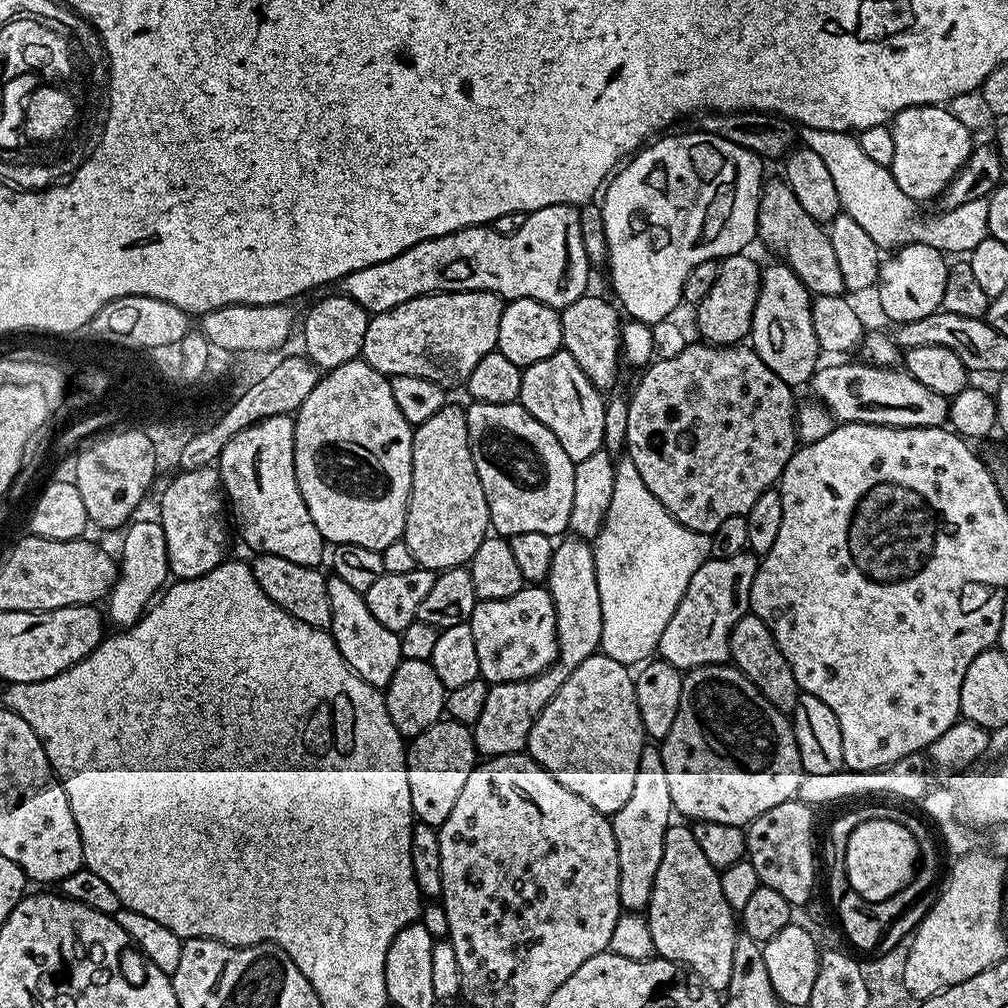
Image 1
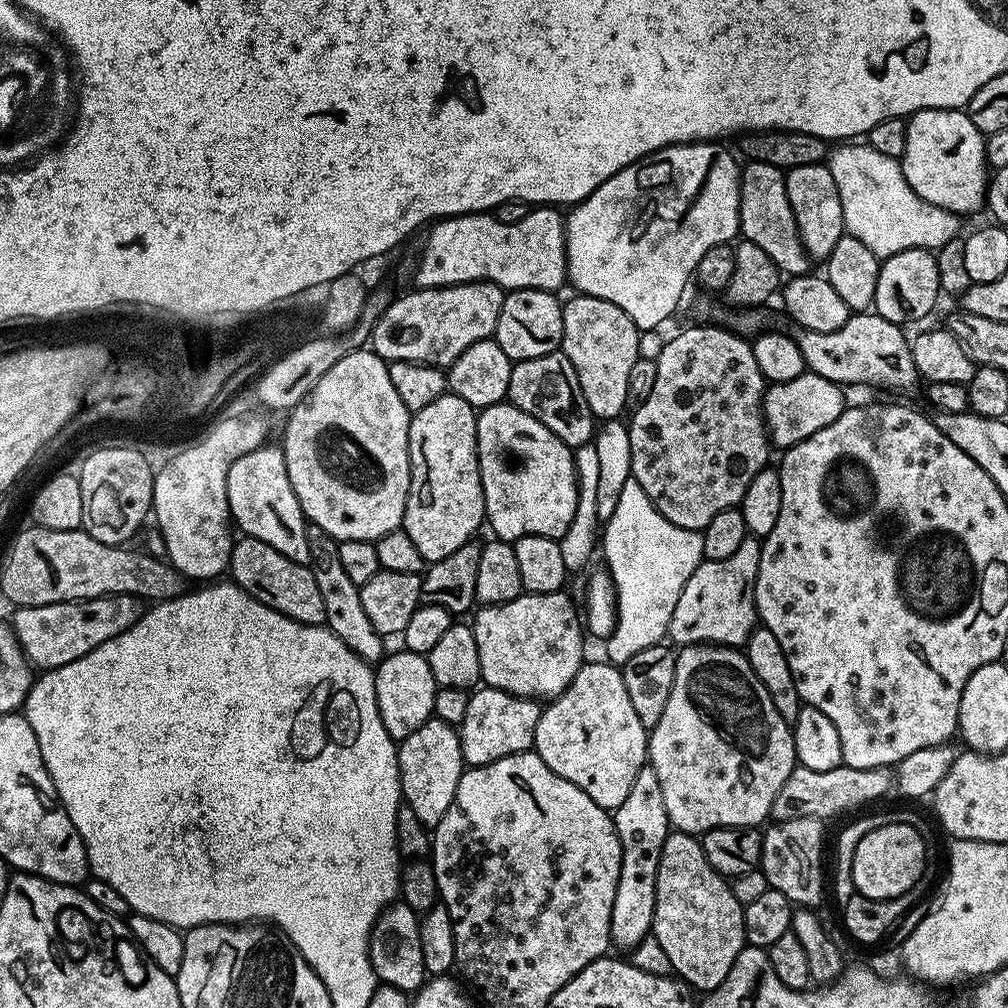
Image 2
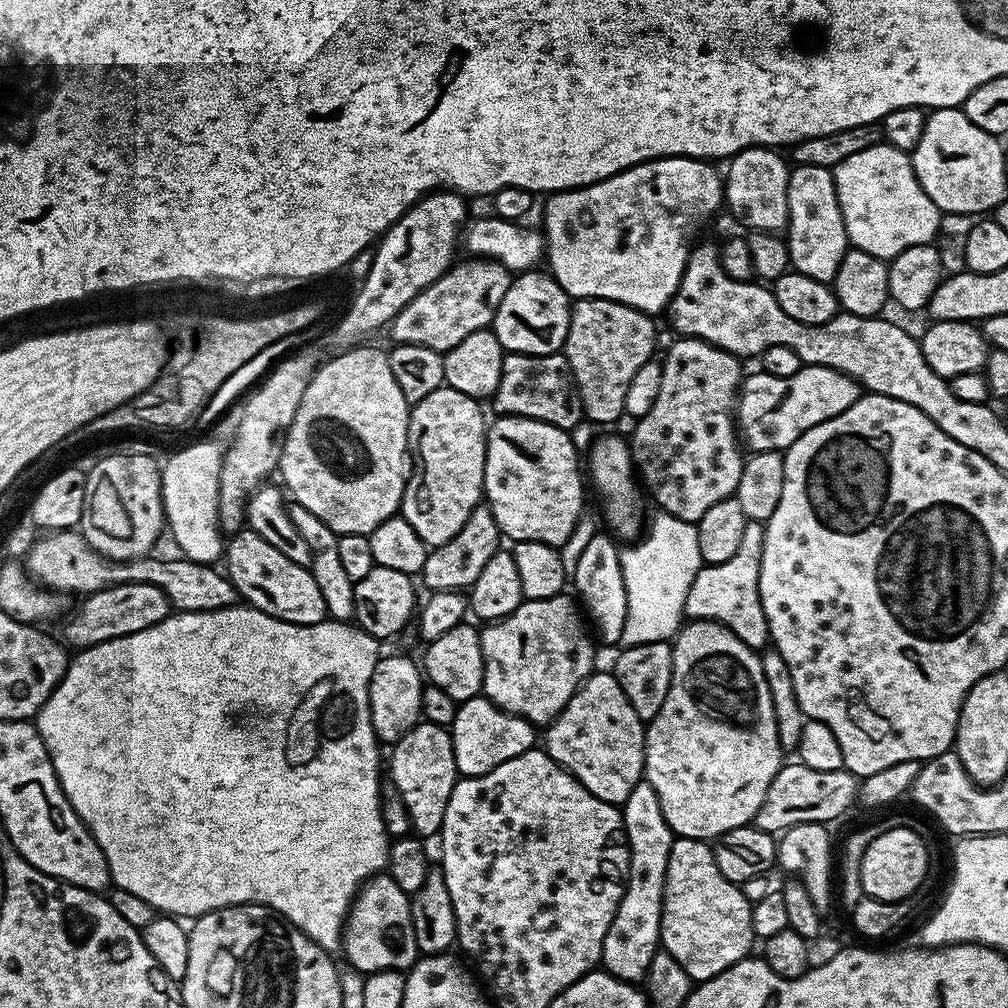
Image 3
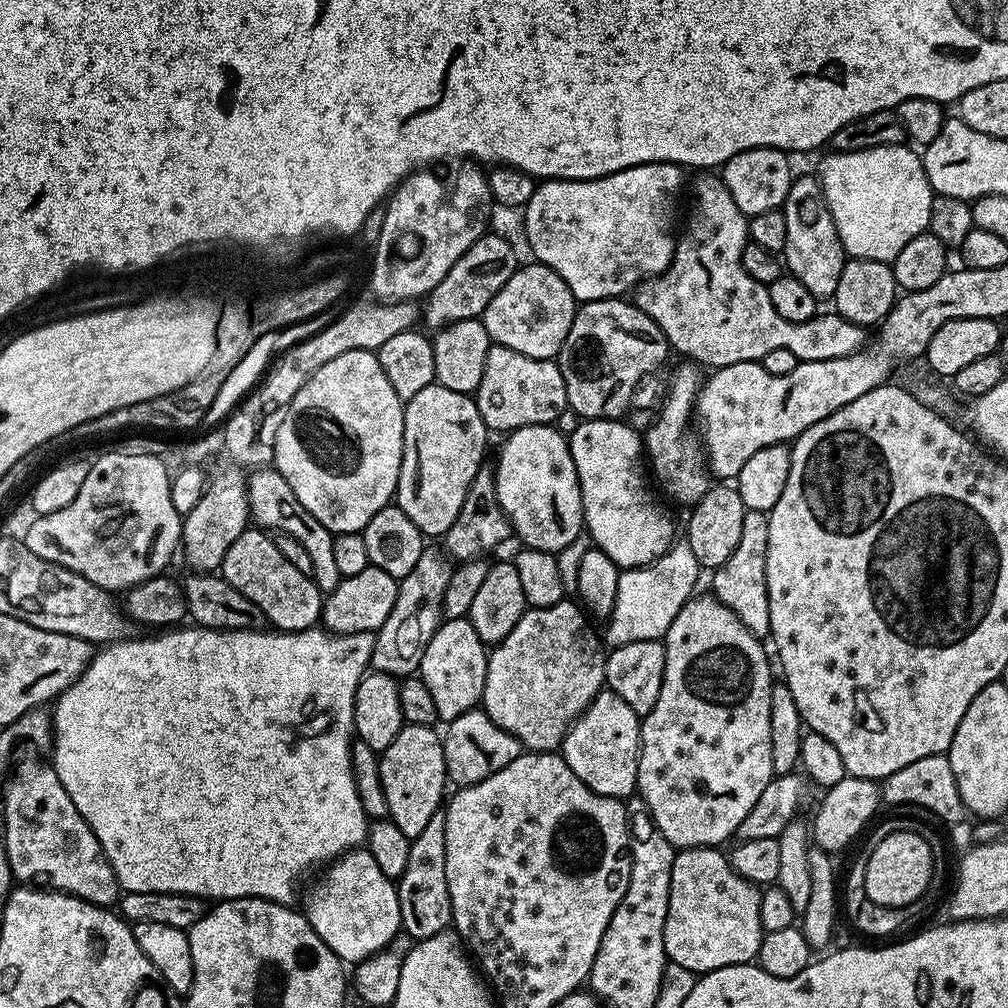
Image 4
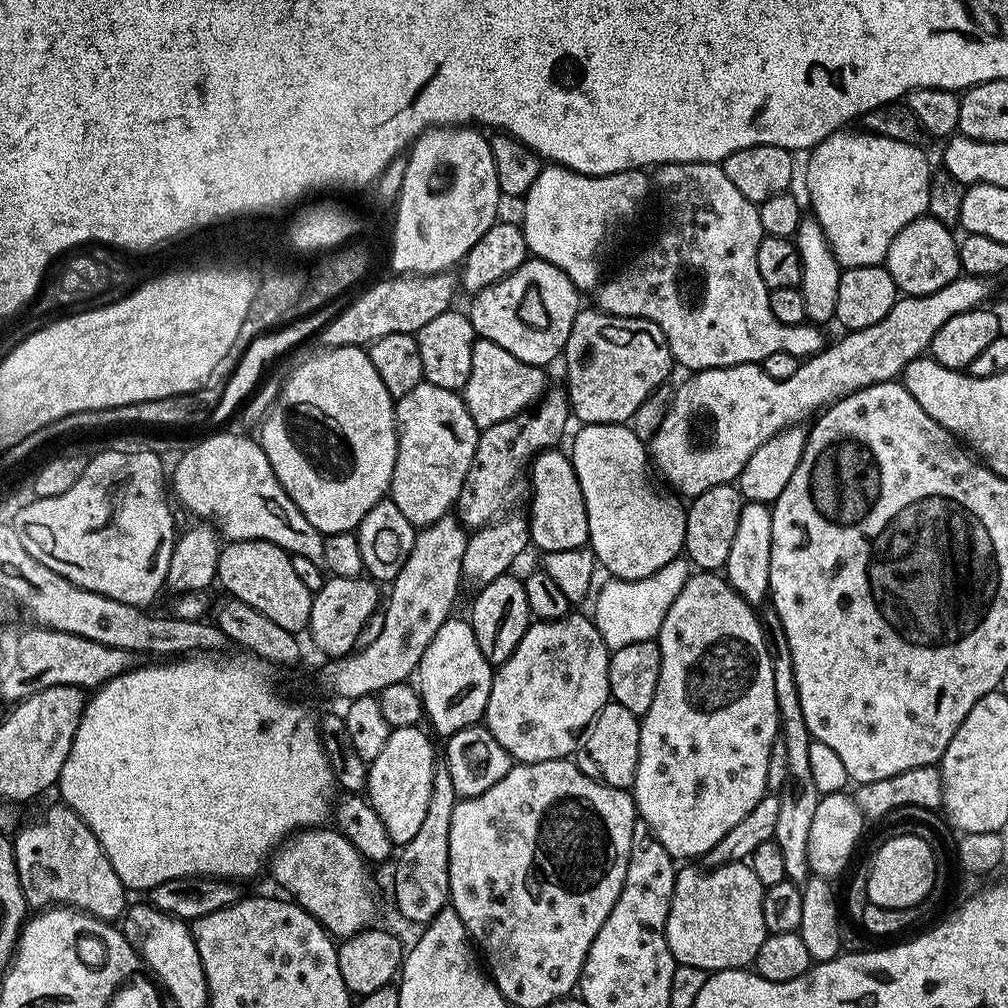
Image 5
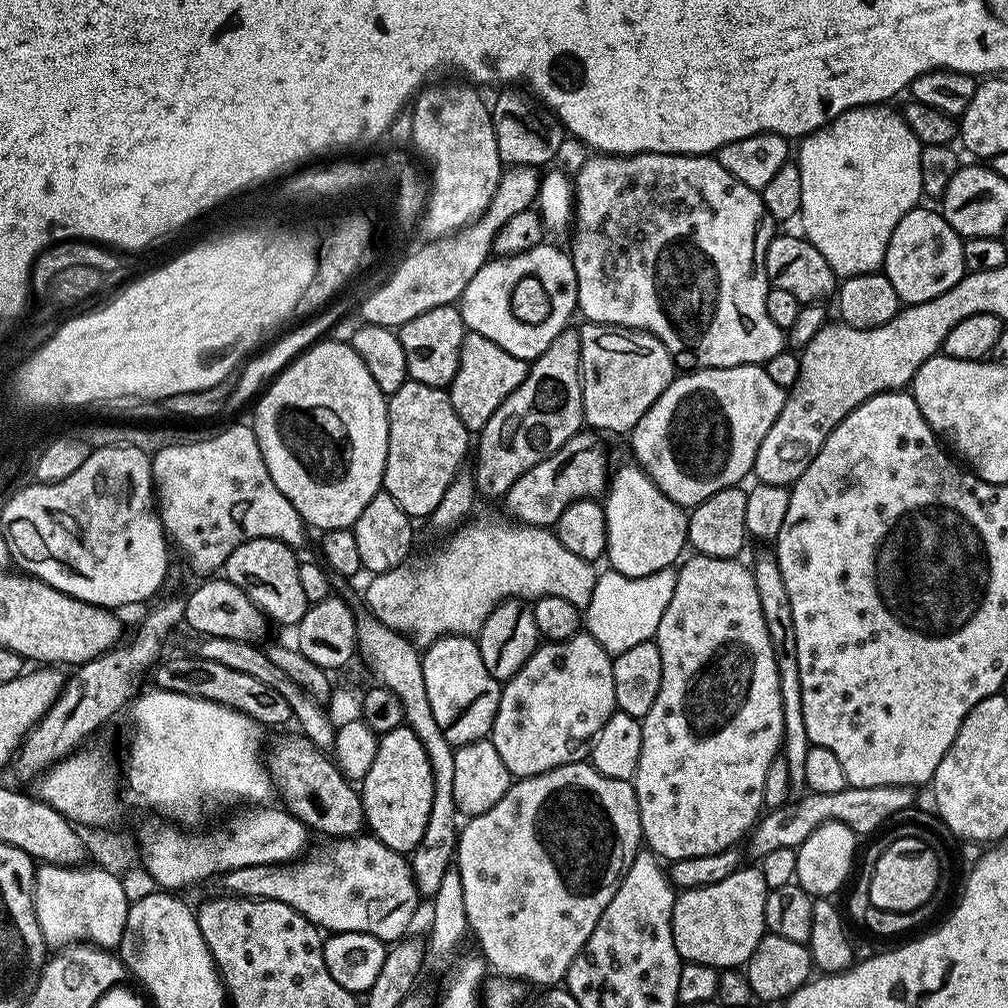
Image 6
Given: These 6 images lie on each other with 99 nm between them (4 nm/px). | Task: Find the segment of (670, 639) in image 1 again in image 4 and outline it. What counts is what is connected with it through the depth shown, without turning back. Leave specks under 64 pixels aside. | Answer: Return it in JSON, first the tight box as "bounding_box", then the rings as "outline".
{"bounding_box":[711,511,770,638],"outline":[[[745,511],[742,518],[742,535],[738,538],[738,546],[734,554],[726,558],[726,562],[711,573],[712,588],[711,595],[715,596],[722,606],[734,610],[750,630],[750,634],[761,638],[770,633],[770,598],[766,586],[766,550],[770,546],[770,522],[767,512]]]}

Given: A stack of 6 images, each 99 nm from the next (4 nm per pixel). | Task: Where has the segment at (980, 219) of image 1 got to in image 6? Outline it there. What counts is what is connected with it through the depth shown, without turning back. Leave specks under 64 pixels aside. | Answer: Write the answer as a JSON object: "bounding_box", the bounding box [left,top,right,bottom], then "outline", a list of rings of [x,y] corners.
{"bounding_box":[798,106,922,277],"outline":[[[865,106],[851,108],[836,120],[828,121],[817,132],[803,137],[799,144],[802,202],[798,220],[804,223],[803,235],[822,250],[822,258],[830,262],[837,277],[881,271],[894,226],[898,226],[904,215],[922,200],[920,139],[912,133],[910,126],[906,126],[899,111],[891,112],[888,106]]]}

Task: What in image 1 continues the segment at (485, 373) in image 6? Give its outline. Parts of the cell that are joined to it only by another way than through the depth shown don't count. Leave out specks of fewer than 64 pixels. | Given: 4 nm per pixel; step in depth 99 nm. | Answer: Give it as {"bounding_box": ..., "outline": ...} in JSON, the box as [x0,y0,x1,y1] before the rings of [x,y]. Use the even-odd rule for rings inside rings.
{"bounding_box":[519,351,605,464],"outline":[[[559,351],[550,354],[550,358],[542,358],[542,362],[529,364],[521,371],[519,404],[529,412],[558,442],[562,442],[562,450],[572,459],[573,464],[582,463],[590,454],[604,448],[603,414],[605,397],[601,389],[593,386],[582,374],[578,362],[569,352]],[[602,396],[602,397],[600,397]]]}

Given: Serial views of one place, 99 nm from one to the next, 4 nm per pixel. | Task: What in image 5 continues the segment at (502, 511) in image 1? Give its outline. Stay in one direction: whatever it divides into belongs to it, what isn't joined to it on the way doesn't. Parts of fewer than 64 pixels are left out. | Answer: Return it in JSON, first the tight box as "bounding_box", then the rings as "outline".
{"bounding_box":[528,450,588,553],"outline":[[[545,450],[530,464],[532,472],[532,512],[528,521],[531,543],[541,548],[541,553],[574,550],[588,544],[588,515],[584,495],[571,459],[560,450]]]}

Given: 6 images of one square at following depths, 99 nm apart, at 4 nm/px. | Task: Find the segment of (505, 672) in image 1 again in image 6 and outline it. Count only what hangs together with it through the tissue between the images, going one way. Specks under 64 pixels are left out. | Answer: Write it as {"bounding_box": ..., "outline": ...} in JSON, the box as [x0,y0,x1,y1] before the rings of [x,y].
{"bounding_box":[490,630,615,777],"outline":[[[581,630],[565,640],[541,643],[526,666],[506,681],[500,690],[498,714],[494,718],[490,739],[494,750],[498,750],[498,758],[506,762],[506,770],[510,770],[512,777],[537,776],[563,764],[581,763],[590,742],[595,740],[615,711],[612,656],[587,631]]]}

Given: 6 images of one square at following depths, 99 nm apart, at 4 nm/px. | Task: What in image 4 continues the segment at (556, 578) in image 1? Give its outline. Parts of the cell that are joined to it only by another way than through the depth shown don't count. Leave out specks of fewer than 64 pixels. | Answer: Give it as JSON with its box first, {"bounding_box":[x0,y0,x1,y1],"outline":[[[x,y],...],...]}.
{"bounding_box":[443,710,522,786],"outline":[[[473,710],[462,714],[458,718],[447,721],[443,729],[444,761],[448,771],[448,779],[456,786],[477,784],[490,774],[498,774],[502,766],[510,766],[514,758],[522,755],[520,739],[498,726],[483,710]]]}

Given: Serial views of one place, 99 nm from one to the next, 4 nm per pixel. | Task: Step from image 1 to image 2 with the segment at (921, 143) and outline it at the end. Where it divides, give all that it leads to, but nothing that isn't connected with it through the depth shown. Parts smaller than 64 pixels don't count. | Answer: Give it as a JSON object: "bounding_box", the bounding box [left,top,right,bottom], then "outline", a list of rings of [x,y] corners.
{"bounding_box":[899,108,990,214],"outline":[[[923,108],[921,112],[914,112],[907,117],[906,123],[908,126],[906,150],[899,161],[906,182],[910,182],[914,194],[918,194],[918,198],[922,198],[934,206],[942,206],[942,210],[950,210],[957,214],[983,209],[986,204],[990,179],[986,136],[985,133],[978,130],[978,126],[974,126],[967,111],[959,108]]]}

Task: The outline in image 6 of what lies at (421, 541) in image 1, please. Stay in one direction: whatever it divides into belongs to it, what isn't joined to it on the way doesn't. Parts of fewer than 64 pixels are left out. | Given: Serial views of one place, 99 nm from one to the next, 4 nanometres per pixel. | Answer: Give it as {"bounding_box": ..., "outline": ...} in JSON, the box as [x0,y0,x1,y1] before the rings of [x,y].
{"bounding_box":[383,380,470,518],"outline":[[[410,380],[402,386],[398,386],[398,390],[391,393],[387,397],[388,402],[388,449],[386,450],[386,470],[384,471],[383,491],[390,494],[390,498],[394,498],[394,502],[398,502],[398,506],[402,506],[402,510],[409,518],[417,518],[416,516],[431,517],[434,509],[438,506],[438,502],[442,502],[442,494],[446,494],[446,488],[450,486],[450,482],[454,479],[457,472],[461,471],[464,455],[470,452],[470,433],[465,428],[462,418],[458,418],[458,414],[454,410],[454,406],[450,402],[447,391],[443,388],[435,388],[434,386],[426,386],[417,380]]]}

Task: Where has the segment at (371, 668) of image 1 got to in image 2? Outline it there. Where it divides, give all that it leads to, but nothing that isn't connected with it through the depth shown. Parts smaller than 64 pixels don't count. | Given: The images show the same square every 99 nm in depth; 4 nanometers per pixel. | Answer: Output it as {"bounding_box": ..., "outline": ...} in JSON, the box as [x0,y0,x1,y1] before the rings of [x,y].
{"bounding_box":[308,523,386,662],"outline":[[[309,523],[308,545],[312,551],[310,567],[316,576],[322,602],[326,606],[324,624],[334,634],[338,634],[338,638],[342,638],[342,642],[346,642],[346,646],[350,646],[354,654],[369,662],[383,660],[386,655],[385,637],[381,636],[378,630],[374,630],[370,618],[366,618],[366,610],[362,606],[360,597],[360,585],[350,582],[346,569],[342,567],[342,561],[338,559],[337,541],[325,534],[316,524]]]}

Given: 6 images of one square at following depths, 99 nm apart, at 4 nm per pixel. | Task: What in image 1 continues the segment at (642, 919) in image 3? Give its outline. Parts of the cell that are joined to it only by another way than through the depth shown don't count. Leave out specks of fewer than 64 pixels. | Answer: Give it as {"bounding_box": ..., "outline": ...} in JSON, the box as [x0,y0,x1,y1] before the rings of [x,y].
{"bounding_box":[611,746,673,914],"outline":[[[645,746],[642,758],[638,758],[638,770],[634,773],[634,790],[622,810],[611,813],[612,829],[618,846],[618,894],[625,913],[640,914],[650,902],[654,890],[654,874],[662,863],[662,842],[666,842],[666,830],[673,815],[670,785],[666,779],[666,766],[662,766],[659,747]]]}

